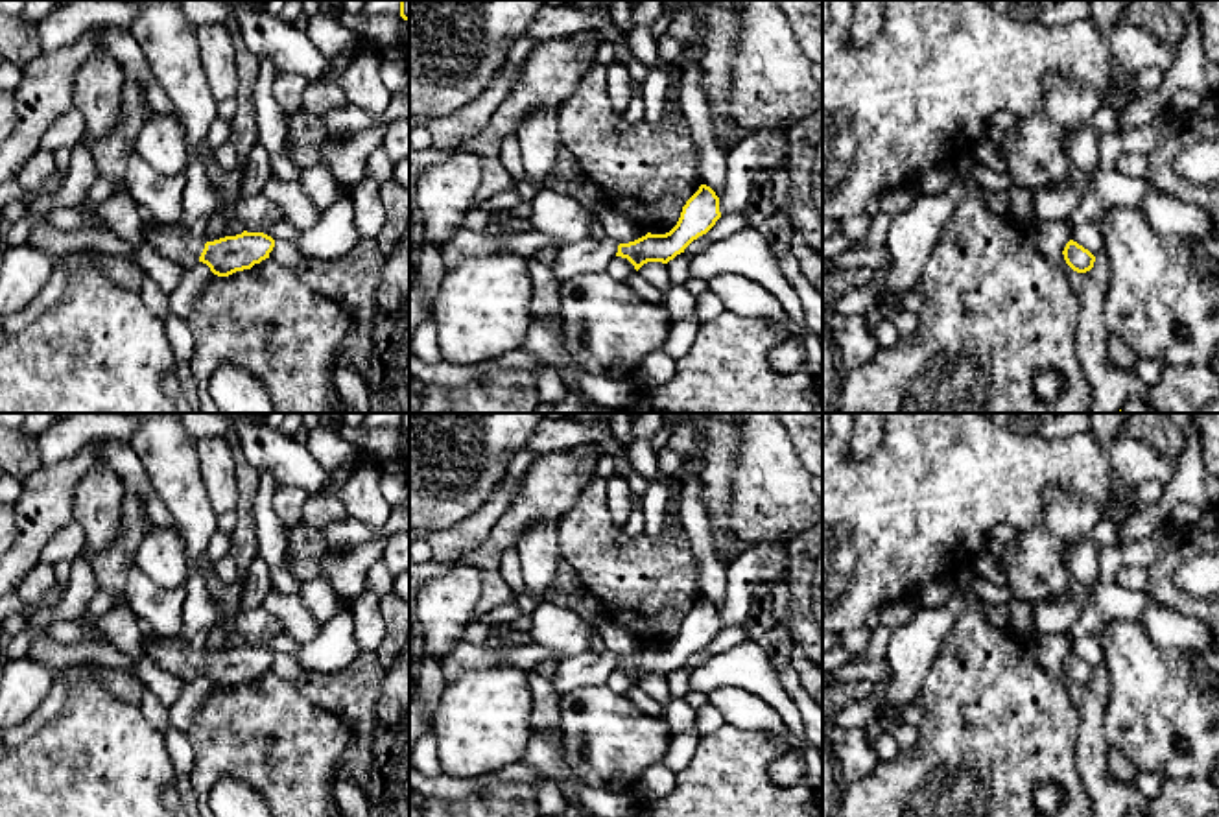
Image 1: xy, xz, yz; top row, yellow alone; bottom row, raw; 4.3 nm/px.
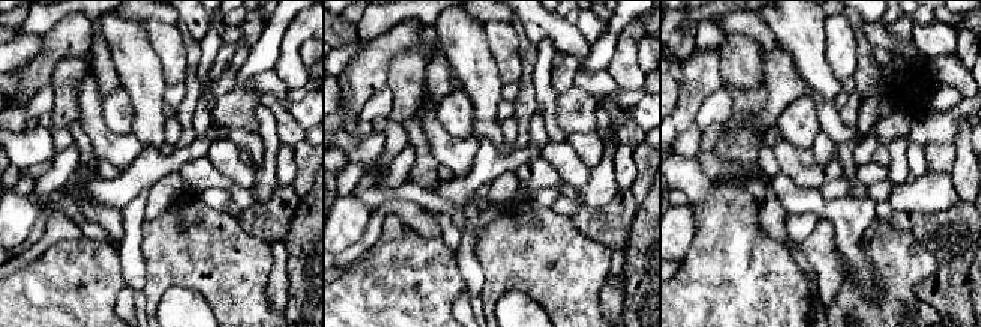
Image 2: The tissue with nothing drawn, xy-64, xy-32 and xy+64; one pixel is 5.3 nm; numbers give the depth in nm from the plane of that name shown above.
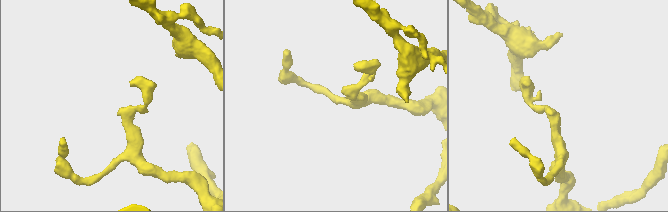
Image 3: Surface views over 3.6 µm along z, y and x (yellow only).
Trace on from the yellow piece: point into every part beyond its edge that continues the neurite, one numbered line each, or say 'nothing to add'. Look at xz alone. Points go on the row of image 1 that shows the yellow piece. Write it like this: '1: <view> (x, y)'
1: xz (589, 255)

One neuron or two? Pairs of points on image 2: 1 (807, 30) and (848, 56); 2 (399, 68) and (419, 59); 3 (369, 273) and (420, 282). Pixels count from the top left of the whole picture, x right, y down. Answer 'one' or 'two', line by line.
1: two
2: one
3: one

